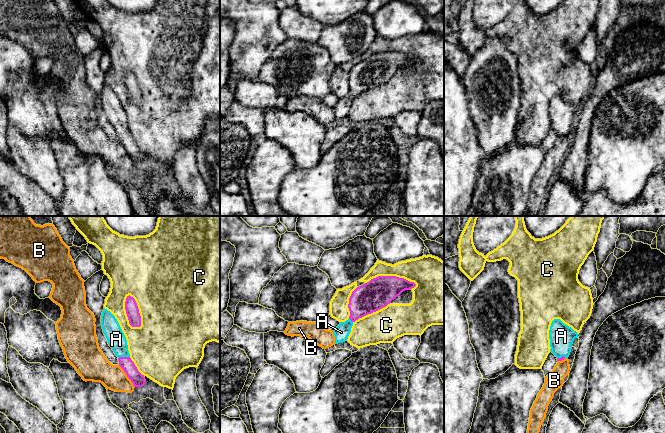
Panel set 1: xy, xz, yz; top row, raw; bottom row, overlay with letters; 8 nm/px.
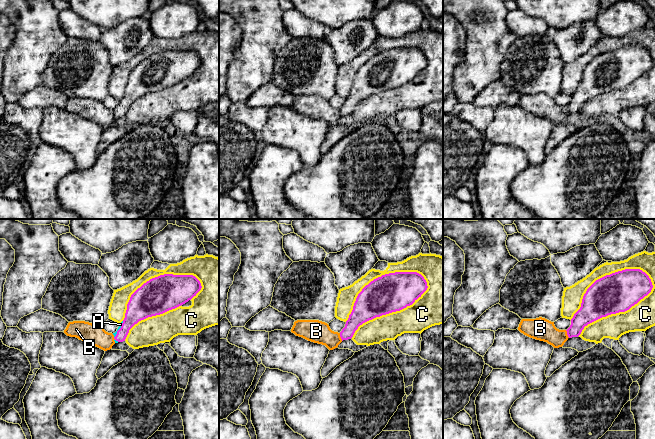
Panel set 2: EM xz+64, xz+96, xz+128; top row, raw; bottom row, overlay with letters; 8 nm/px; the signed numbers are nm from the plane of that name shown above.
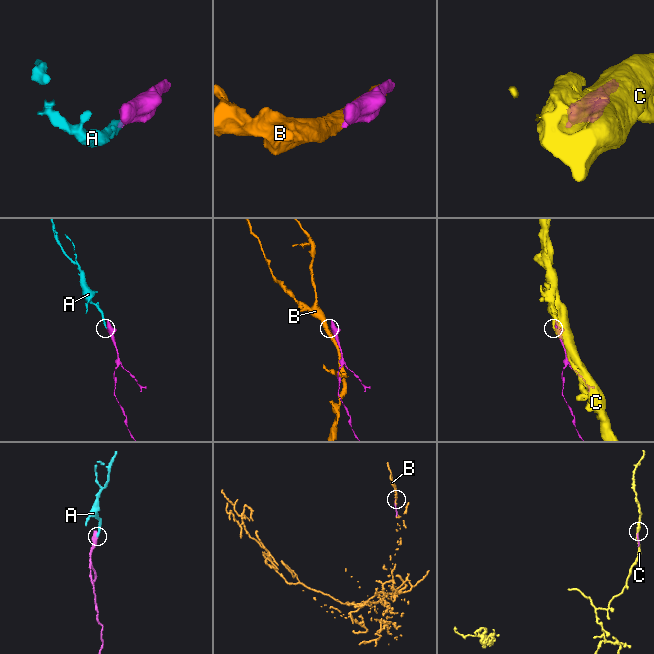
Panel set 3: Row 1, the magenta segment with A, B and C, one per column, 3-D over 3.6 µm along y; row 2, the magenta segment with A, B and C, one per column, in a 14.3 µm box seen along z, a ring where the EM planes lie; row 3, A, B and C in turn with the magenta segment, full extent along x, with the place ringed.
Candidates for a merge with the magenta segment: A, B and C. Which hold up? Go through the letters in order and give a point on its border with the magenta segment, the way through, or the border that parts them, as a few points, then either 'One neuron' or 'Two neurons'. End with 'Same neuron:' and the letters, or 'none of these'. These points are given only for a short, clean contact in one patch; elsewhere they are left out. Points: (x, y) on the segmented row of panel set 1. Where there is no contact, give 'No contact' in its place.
A: Touches magenta at xy (123, 357). Path across: xy (138, 380), (123, 357), (116, 339). One neuron
B: Touches magenta at xy (127, 376). Two neurons
C: Touches magenta at xy (138, 311). Two neurons
Same neuron: A

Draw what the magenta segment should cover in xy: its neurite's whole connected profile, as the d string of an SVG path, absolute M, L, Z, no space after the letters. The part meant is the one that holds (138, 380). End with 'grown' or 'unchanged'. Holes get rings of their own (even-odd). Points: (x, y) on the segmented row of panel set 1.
M105 308L101 315L101 325L109 346L118 357L119 366L124 370L134 387L144 386L146 383L145 377L138 371L130 358L124 333L115 316Z | grown

